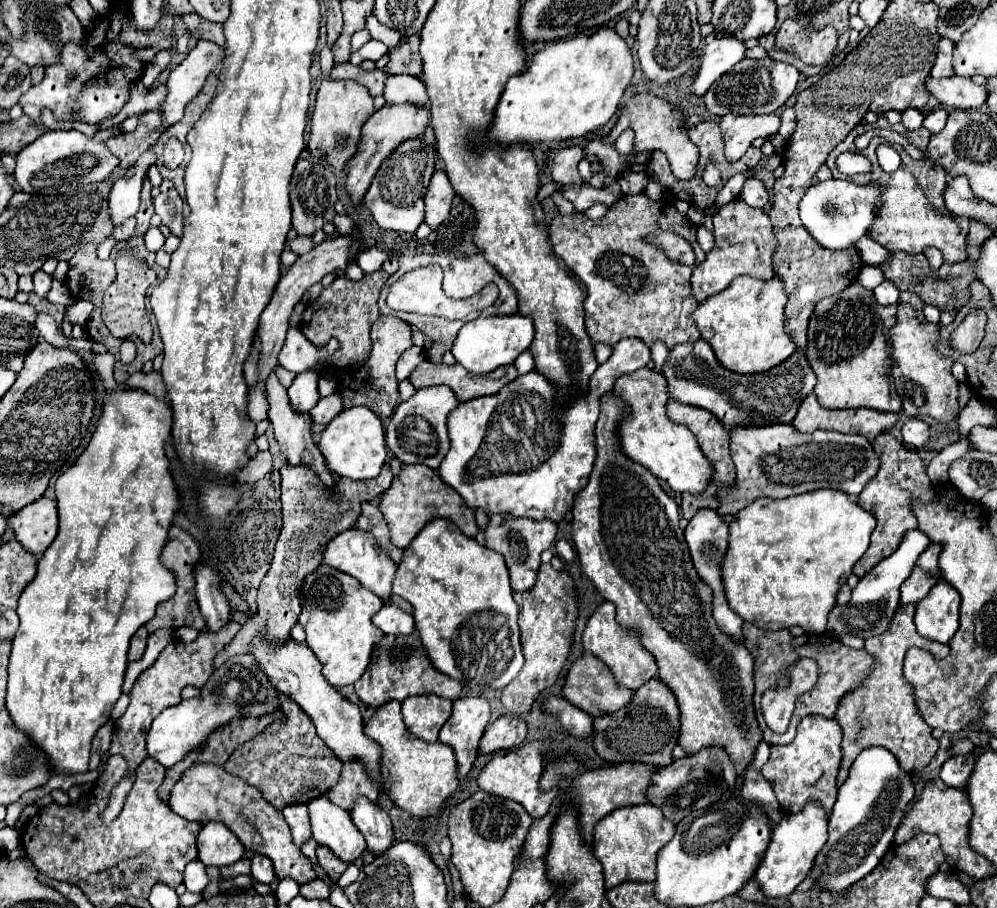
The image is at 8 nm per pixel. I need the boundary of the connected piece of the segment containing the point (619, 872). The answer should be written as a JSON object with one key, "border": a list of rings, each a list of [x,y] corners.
{"border":[[[650,803],[620,807],[600,819],[594,827],[594,855],[604,867],[604,885],[612,889],[626,881],[654,881],[656,879],[656,851],[672,839],[676,825],[664,819],[662,811]]]}

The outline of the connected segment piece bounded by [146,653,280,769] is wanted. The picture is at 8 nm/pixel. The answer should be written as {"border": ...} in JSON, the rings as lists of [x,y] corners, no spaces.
{"border":[[[250,653],[234,655],[212,673],[212,679],[208,679],[198,699],[188,699],[174,707],[168,707],[152,721],[152,727],[146,737],[148,757],[156,759],[160,765],[168,769],[174,763],[178,763],[188,751],[192,751],[194,747],[200,747],[200,743],[206,741],[208,733],[214,727],[224,725],[232,717],[242,715],[242,713],[260,717],[264,713],[274,711],[278,705],[280,703],[278,703],[276,689],[272,687],[264,671],[260,671],[256,657]]]}

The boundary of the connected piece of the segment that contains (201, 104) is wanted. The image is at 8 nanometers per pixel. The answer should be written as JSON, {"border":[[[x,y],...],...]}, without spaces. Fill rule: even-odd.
{"border":[[[212,73],[212,75],[206,79],[202,91],[196,95],[196,99],[192,99],[192,103],[188,103],[188,107],[186,107],[186,111],[184,111],[184,119],[182,119],[180,123],[174,123],[174,125],[168,129],[168,133],[188,133],[188,131],[192,129],[192,125],[196,123],[196,119],[204,113],[204,109],[206,109],[208,103],[212,101],[212,95],[214,95],[216,87],[218,87],[218,77]]]}

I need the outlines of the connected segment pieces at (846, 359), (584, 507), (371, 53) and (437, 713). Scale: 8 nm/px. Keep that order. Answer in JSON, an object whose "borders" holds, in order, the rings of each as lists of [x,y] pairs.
{"borders":[[[[854,281],[846,291],[826,297],[814,309],[814,319],[808,327],[806,357],[812,365],[818,383],[814,393],[826,409],[870,407],[878,411],[900,411],[902,399],[892,385],[892,345],[888,343],[878,315],[878,303],[872,291],[866,291]]],[[[612,393],[602,397],[602,417],[596,423],[598,455],[594,461],[594,471],[590,473],[588,485],[578,493],[572,509],[572,539],[578,559],[584,573],[594,581],[602,597],[616,605],[618,623],[626,629],[638,629],[642,635],[642,645],[656,657],[660,669],[658,677],[678,699],[682,723],[678,743],[686,749],[686,755],[692,755],[702,747],[726,747],[730,759],[736,763],[738,775],[742,777],[744,769],[754,757],[756,745],[762,741],[752,707],[752,657],[744,645],[732,643],[732,639],[728,639],[728,635],[724,635],[712,619],[712,591],[700,581],[692,567],[684,531],[678,527],[678,505],[662,491],[658,479],[650,471],[622,455],[616,439],[616,421],[620,421],[624,413],[624,403]]],[[[368,41],[366,45],[362,45],[358,51],[354,51],[352,53],[352,57],[350,57],[350,63],[352,65],[360,65],[362,61],[368,61],[368,59],[372,59],[372,61],[378,61],[384,53],[388,51],[388,47],[384,45],[384,43],[380,43],[380,41]]],[[[418,695],[402,701],[402,715],[408,731],[428,743],[438,741],[438,733],[452,713],[452,701],[436,695]]]]}

